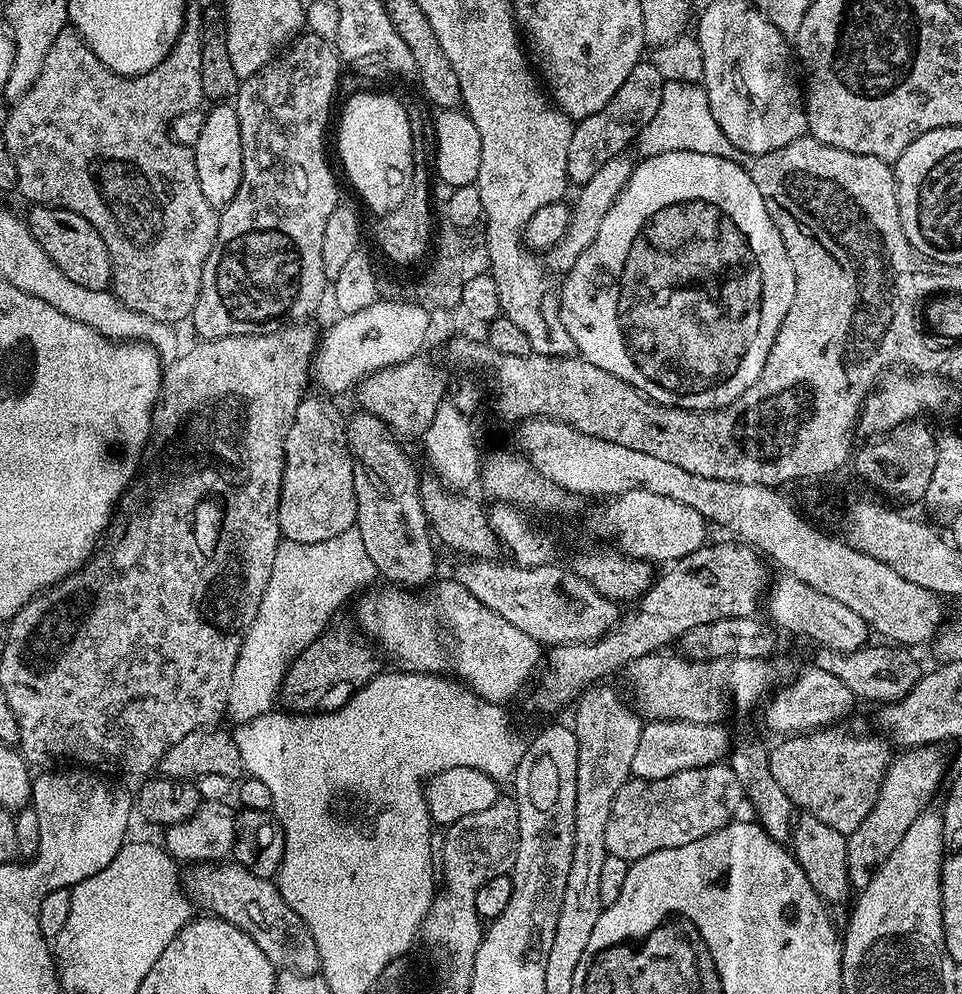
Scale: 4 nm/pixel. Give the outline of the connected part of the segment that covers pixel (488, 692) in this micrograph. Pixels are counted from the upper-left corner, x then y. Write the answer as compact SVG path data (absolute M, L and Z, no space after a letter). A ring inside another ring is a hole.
M455 578L439 580L431 585L432 596L420 596L424 594L400 586L384 586L388 588L361 602L359 627L375 641L383 655L385 652L396 659L397 669L461 676L456 678L475 696L491 704L507 705L507 700L514 699L524 683L526 688L537 675L542 664L541 644L530 634L522 634L518 626L510 626L490 606L482 606Z

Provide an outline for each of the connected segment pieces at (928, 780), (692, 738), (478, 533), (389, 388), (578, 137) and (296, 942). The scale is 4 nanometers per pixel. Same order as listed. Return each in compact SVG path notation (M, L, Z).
M924 744L920 748L909 748L893 755L892 763L888 765L884 781L878 790L874 810L870 810L870 814L866 814L866 822L862 822L862 826L858 826L858 830L854 830L847 837L848 876L852 879L853 889L859 890L868 885L870 878L874 878L874 874L882 866L882 862L886 862L886 858L890 858L890 854L894 854L894 849L897 848L898 842L902 842L906 830L910 830L910 826L914 826L916 819L931 805L928 803L931 802L932 795L939 790L940 779L944 776L944 752L942 749L940 744Z
M651 720L645 723L640 730L638 751L634 754L632 776L637 780L661 780L670 778L682 770L694 770L721 763L730 752L730 739L728 740L728 734L723 728L720 724L699 724L681 720Z
M435 474L425 475L420 482L422 510L435 539L439 543L441 540L450 551L461 552L461 557L491 560L494 556L492 548L501 547L500 539L492 529L492 521L486 508L484 512L483 506L478 501L471 500L470 496L449 490Z
M413 358L377 372L370 372L362 381L364 393L360 396L359 407L383 420L400 438L423 437L426 429L434 422L435 411L446 396L442 388L441 369L436 369L430 361L424 359Z
M641 62L630 70L626 82L614 90L614 98L598 110L598 114L590 114L584 120L579 121L572 129L570 138L570 154L566 154L566 166L568 167L568 178L573 185L581 186L598 173L606 162L621 155L624 147L635 141L636 135L658 114L658 105L662 103L662 90L666 81L662 74L650 62Z
M235 862L198 864L187 869L182 883L193 905L204 907L205 913L238 926L238 930L254 938L254 946L266 954L272 967L281 972L317 975L322 965L318 946L302 918L282 898L272 880L258 878Z

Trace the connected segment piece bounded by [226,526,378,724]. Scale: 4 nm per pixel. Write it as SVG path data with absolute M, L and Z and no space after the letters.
M354 526L325 542L304 543L281 539L275 550L270 581L267 582L261 605L258 606L258 613L244 634L242 650L235 662L230 698L227 699L227 717L230 720L232 718L233 723L241 724L270 712L275 705L273 698L279 693L289 665L300 656L302 650L308 649L327 631L328 622L336 610L356 590L368 585L377 576L374 562L363 545L362 534Z

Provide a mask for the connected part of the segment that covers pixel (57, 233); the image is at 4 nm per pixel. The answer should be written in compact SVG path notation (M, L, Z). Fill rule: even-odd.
M47 206L29 207L26 223L30 234L50 254L50 262L70 278L70 282L78 282L78 286L86 286L86 290L105 290L112 283L112 263L106 250L106 242L102 242L102 234L86 222L78 214L65 208L50 208Z

